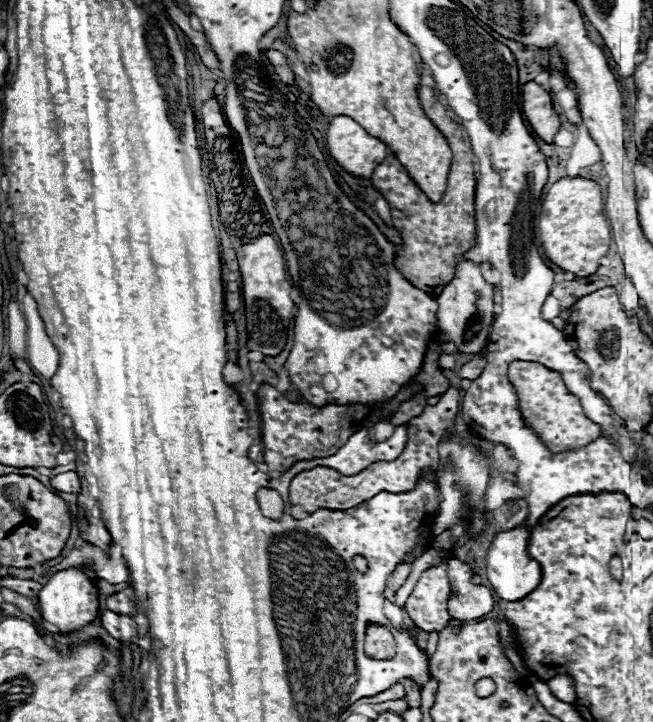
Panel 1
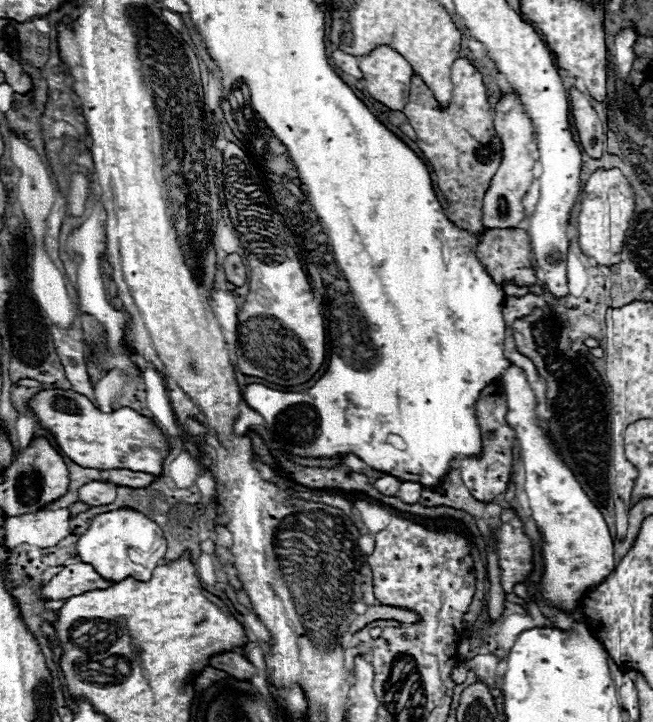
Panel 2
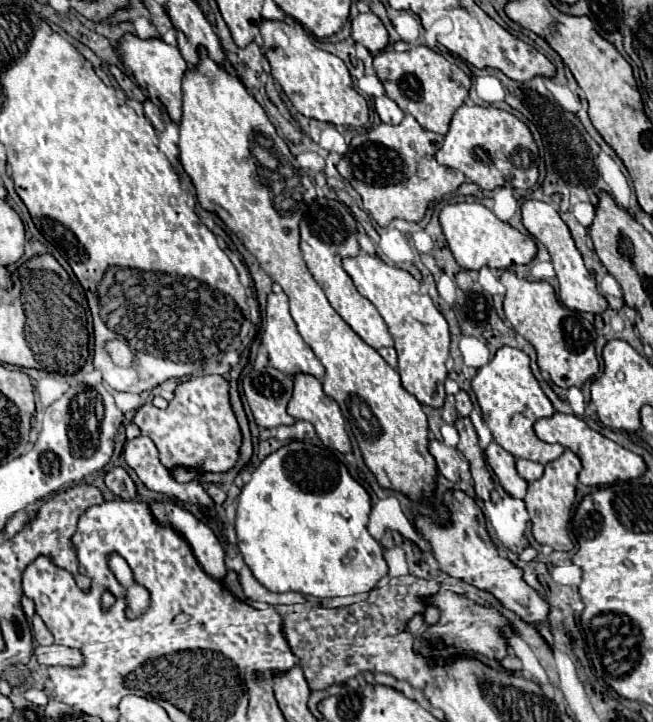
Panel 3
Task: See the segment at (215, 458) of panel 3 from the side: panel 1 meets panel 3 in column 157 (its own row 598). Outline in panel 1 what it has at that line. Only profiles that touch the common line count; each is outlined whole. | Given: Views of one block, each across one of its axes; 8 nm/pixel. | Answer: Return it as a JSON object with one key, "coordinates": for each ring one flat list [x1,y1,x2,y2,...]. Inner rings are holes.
{"coordinates":[[440,564,424,570,412,594,406,600,406,610,414,626,426,632,442,630,444,624,452,618,446,608,448,596,450,596,450,584,446,568]]}

